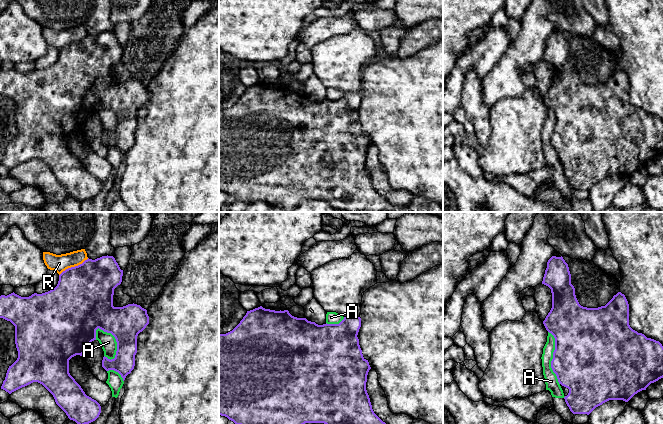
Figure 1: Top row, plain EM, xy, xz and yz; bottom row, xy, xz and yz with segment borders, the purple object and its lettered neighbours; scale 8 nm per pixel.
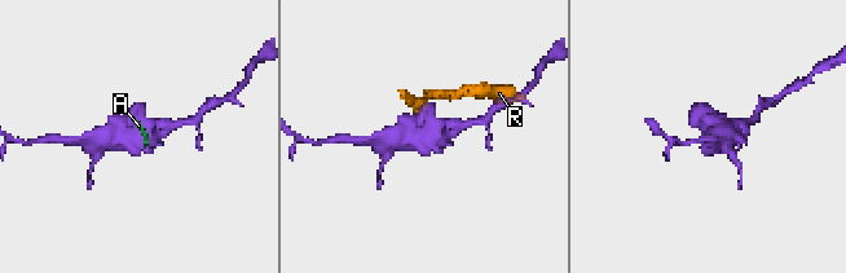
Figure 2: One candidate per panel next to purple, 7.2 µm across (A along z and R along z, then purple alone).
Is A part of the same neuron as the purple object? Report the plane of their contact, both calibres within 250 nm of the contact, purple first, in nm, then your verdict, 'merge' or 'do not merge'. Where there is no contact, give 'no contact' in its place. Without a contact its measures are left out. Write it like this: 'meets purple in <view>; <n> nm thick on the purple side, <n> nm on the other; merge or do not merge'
meets purple in xy; 280 nm thick on the purple side, 130 nm on the other; do not merge

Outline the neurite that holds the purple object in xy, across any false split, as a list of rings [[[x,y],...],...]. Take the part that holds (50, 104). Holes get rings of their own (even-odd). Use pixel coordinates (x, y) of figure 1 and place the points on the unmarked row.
[[[102,32],[100,34],[97,34],[95,36],[87,35],[82,40],[71,43],[63,47],[59,51],[59,57],[57,62],[45,69],[37,70],[34,69],[29,73],[21,73],[14,68],[5,72],[0,72],[0,94],[3,94],[7,97],[10,97],[15,102],[15,120],[18,127],[18,134],[17,136],[9,142],[5,156],[3,157],[3,160],[1,162],[1,165],[5,166],[9,170],[12,168],[25,163],[33,158],[38,158],[42,160],[54,173],[56,180],[66,189],[68,194],[70,196],[75,197],[80,202],[83,202],[85,200],[89,200],[93,197],[95,197],[100,189],[101,189],[101,182],[100,180],[92,175],[91,173],[87,172],[81,162],[75,157],[75,155],[70,151],[69,149],[69,136],[76,132],[80,131],[83,133],[84,126],[90,122],[91,118],[96,116],[96,106],[99,104],[103,106],[104,108],[111,109],[117,118],[117,127],[114,135],[108,135],[107,133],[103,133],[102,136],[102,143],[106,146],[114,146],[118,148],[121,153],[123,154],[123,157],[125,156],[126,152],[131,149],[131,147],[134,145],[135,142],[135,131],[137,129],[137,112],[140,108],[142,108],[146,102],[149,100],[149,92],[147,90],[147,86],[142,84],[140,81],[137,80],[128,80],[123,83],[114,83],[113,82],[113,71],[114,71],[114,65],[121,60],[122,58],[122,52],[123,52],[123,46],[120,45],[118,39],[116,38],[115,34],[113,32]]]

